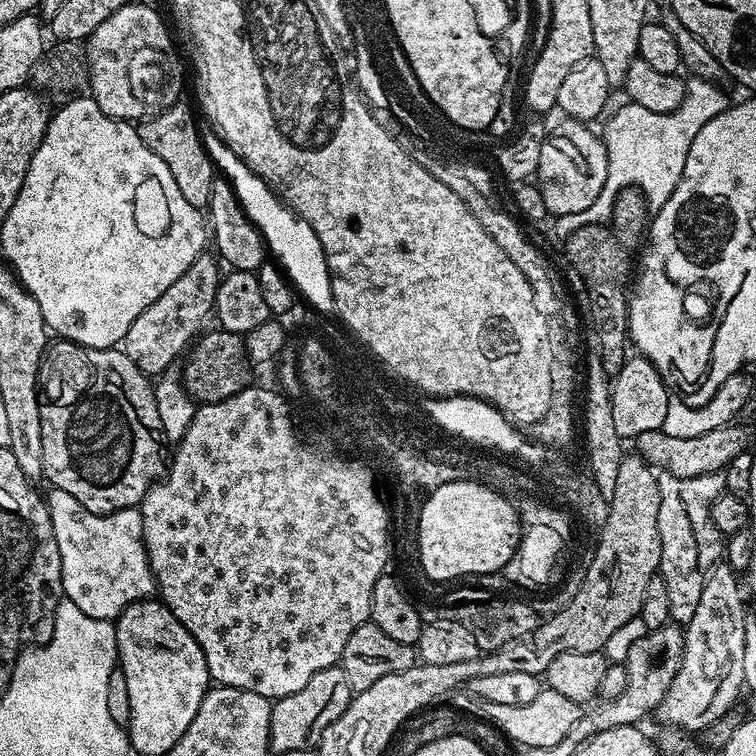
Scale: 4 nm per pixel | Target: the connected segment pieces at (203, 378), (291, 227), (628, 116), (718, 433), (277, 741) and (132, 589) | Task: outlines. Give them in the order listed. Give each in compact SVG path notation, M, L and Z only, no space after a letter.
M205 331L197 336L182 360L184 388L197 405L222 402L253 383L254 368L249 364L248 356L244 352L242 337L233 332L215 331Z
M206 124L197 129L200 141L208 152L217 171L228 180L235 190L236 199L247 214L248 220L260 231L269 253L279 264L285 277L293 284L297 293L306 297L307 302L316 310L331 315L336 308L334 302L331 276L325 252L322 250L318 236L308 222L289 208L264 180L258 178L253 171L217 134L212 125Z
M692 78L684 85L682 102L672 112L658 114L654 110L646 110L646 106L624 102L612 117L607 117L608 125L602 131L602 139L608 151L608 173L606 186L602 186L602 194L594 198L594 206L590 209L593 221L600 222L611 217L612 209L616 207L616 198L625 188L639 188L652 210L661 208L668 201L682 178L682 166L686 166L686 154L690 154L690 142L694 142L697 127L730 107L730 99L728 100L727 94L718 85L719 83L710 80Z
M733 422L718 430L706 430L706 434L698 434L698 438L670 438L663 430L644 433L638 438L638 444L640 444L638 452L653 468L663 470L669 476L694 477L711 472L723 472L731 460L738 458L738 454L749 451L748 443L751 442L752 436L743 426L745 427L743 423Z
M337 666L318 670L302 690L290 694L286 698L275 701L270 714L269 749L273 753L287 754L290 750L311 749L319 745L320 735L346 710L346 706L353 698L352 687L346 678L343 668Z
M52 488L49 493L46 503L62 558L64 596L74 602L78 610L90 614L90 618L115 621L126 606L149 599L157 591L144 545L139 507L123 508L103 516L86 510L86 506L66 494L66 490Z

